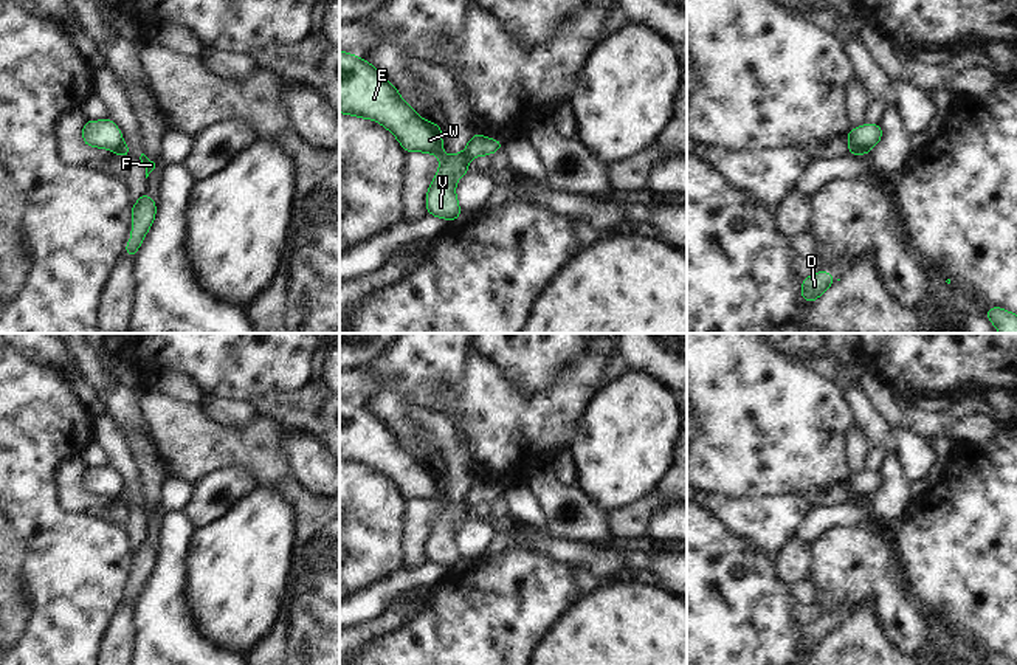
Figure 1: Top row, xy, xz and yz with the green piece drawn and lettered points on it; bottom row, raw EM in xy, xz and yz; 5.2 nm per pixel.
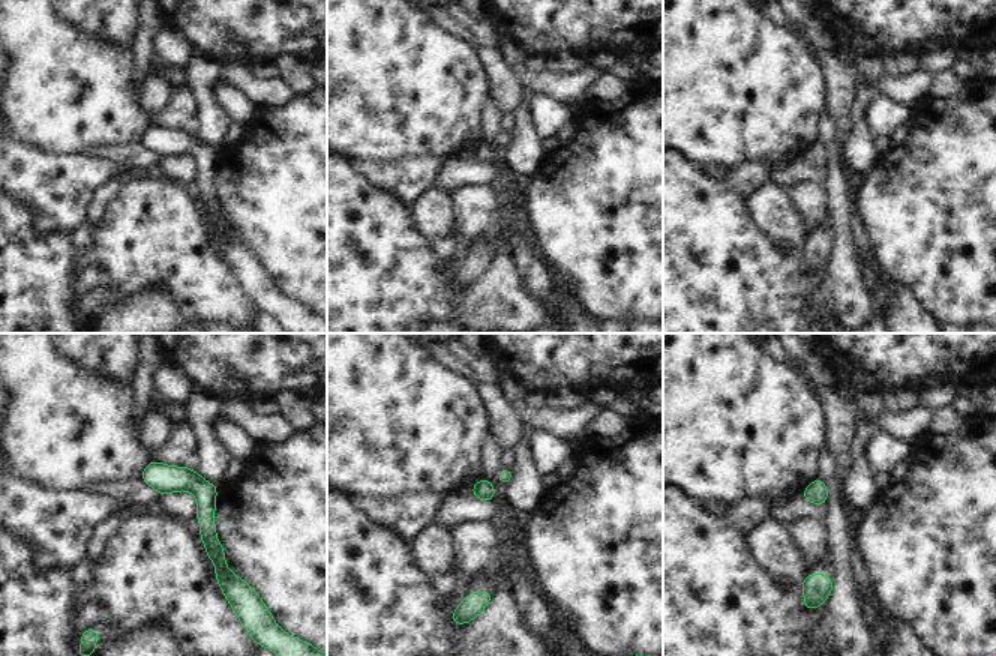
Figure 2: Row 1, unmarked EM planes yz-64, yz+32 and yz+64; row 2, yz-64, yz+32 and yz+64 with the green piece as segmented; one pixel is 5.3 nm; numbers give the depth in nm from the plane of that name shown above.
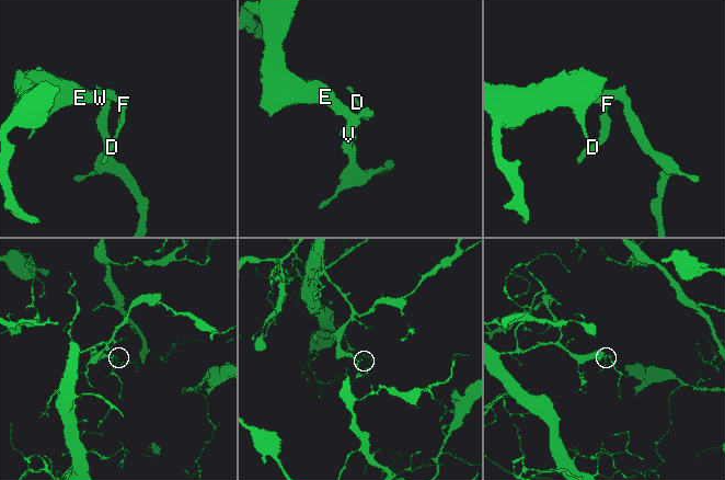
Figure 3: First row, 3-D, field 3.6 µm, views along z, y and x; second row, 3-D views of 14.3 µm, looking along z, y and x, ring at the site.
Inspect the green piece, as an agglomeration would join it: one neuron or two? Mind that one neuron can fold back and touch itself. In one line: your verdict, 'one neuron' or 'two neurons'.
two neurons

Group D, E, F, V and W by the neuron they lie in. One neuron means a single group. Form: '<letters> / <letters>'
D F / E V W

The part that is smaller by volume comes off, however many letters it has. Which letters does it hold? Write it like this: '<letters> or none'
D, F

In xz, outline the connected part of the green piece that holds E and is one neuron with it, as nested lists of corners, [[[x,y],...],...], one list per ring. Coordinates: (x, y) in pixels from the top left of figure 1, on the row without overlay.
[[[340,398],[340,460],[380,470],[405,499],[434,501],[440,515],[426,538],[426,558],[445,567],[462,563],[454,535],[470,518],[470,505],[464,501],[445,504],[440,473],[419,463],[374,412],[346,398]]]

